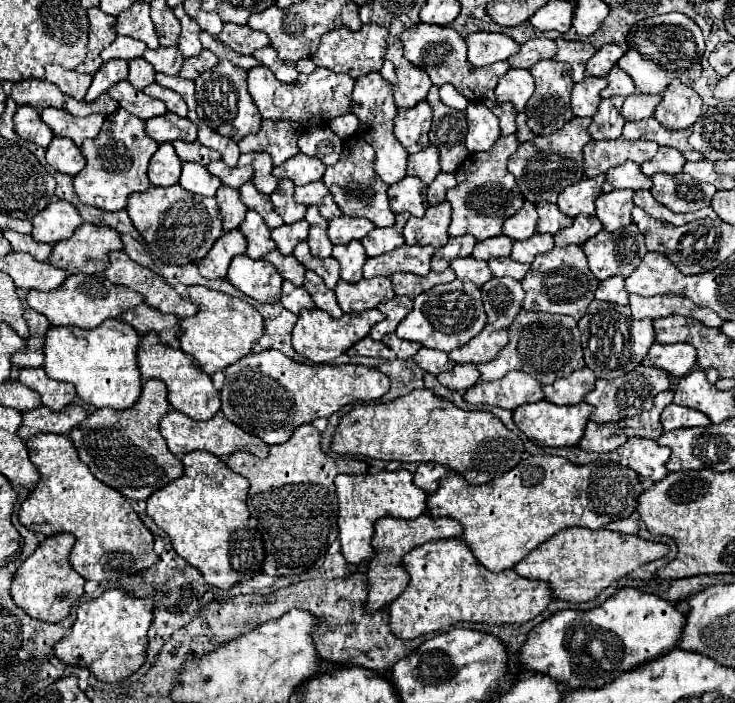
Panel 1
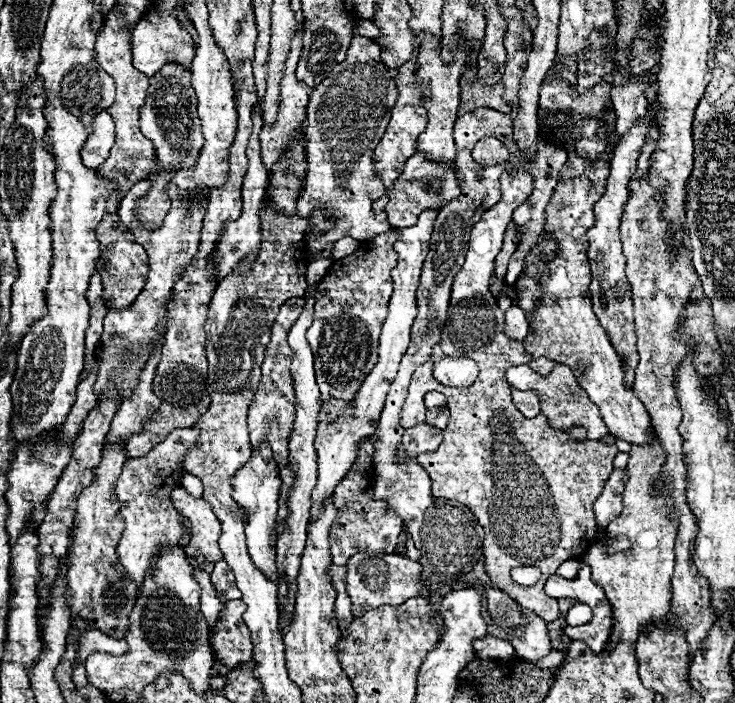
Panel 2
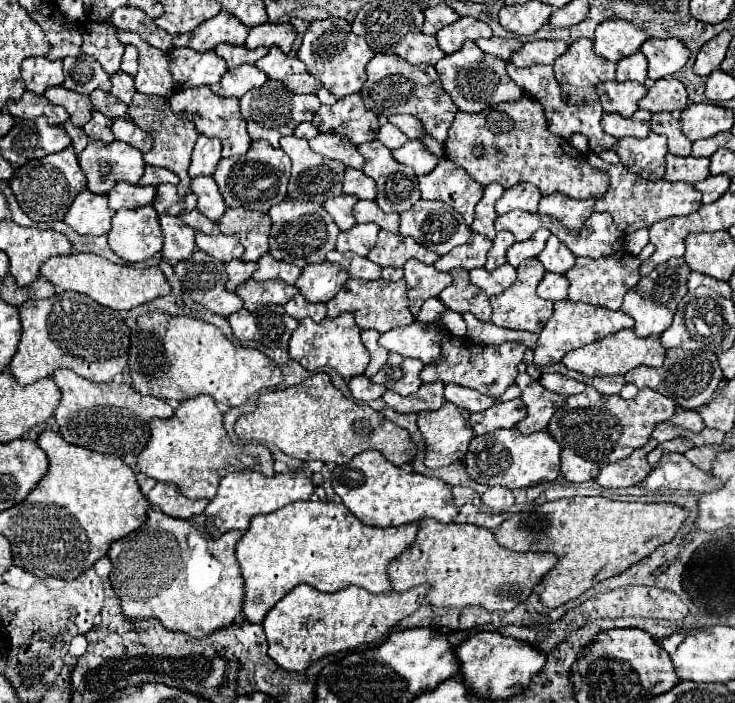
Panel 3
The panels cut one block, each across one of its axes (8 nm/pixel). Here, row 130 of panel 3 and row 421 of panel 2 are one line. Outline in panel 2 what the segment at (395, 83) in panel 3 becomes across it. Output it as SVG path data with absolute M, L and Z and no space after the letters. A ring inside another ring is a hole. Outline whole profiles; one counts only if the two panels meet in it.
M430 408L428 410L428 416L426 416L426 422L436 426L436 428L446 428L446 422L448 422L448 408Z

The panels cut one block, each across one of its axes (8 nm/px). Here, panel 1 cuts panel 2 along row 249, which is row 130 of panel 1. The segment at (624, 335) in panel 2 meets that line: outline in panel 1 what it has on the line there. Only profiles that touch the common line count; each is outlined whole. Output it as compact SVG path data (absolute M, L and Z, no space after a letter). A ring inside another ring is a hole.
M604 98L598 106L598 112L592 116L592 124L588 126L588 132L592 140L612 140L622 136L624 118L620 114L624 98Z

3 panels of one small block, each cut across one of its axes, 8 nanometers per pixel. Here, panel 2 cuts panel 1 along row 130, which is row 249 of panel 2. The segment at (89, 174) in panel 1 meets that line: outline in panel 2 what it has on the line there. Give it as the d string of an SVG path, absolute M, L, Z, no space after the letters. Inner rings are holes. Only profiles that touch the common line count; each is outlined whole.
M106 214L102 222L96 226L96 238L100 242L100 256L96 260L96 270L102 276L102 300L106 310L124 310L134 304L134 298L142 294L148 278L148 254L146 250L134 242L134 234L130 234L128 226L124 226L118 214Z

